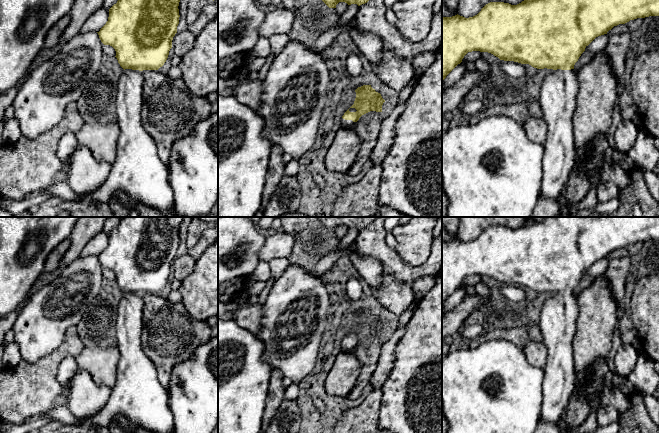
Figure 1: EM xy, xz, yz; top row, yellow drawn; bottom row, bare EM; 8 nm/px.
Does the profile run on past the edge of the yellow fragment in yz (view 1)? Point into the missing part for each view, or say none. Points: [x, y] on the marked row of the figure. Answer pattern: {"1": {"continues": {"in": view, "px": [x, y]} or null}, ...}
{"1": {"continues": {"in": "yz", "px": [558, 95]}}}

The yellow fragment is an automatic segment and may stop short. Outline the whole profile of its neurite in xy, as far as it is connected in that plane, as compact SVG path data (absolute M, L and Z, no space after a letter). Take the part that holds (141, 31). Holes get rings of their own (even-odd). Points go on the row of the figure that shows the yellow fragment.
M118 0L109 9L108 21L97 32L104 45L115 49L115 57L124 69L117 83L115 101L116 123L120 128L120 136L117 142L117 157L104 185L75 202L87 205L104 204L120 190L129 197L132 204L143 204L169 213L172 217L181 217L174 207L169 168L160 160L156 143L141 121L144 80L142 71L158 70L166 62L179 24L179 2L180 0Z

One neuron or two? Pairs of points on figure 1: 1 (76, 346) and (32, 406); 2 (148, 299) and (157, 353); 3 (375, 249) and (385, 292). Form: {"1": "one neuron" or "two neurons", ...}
{"1": "one neuron", "2": "one neuron", "3": "one neuron"}

